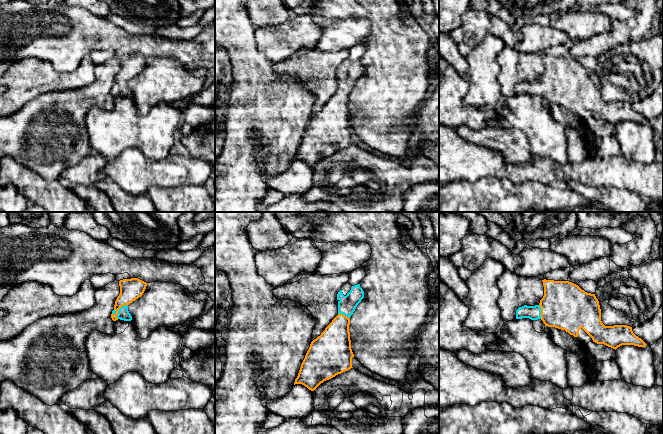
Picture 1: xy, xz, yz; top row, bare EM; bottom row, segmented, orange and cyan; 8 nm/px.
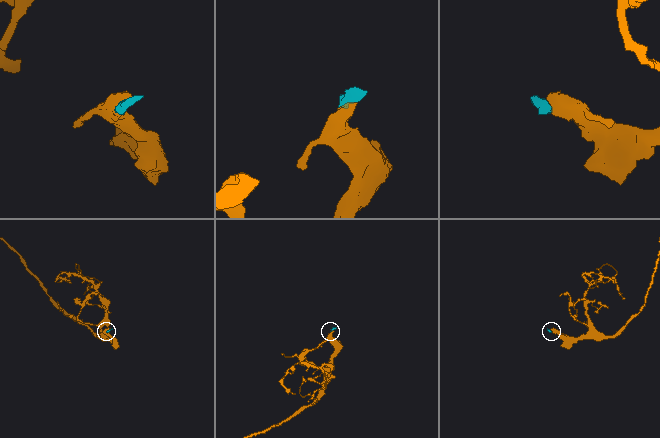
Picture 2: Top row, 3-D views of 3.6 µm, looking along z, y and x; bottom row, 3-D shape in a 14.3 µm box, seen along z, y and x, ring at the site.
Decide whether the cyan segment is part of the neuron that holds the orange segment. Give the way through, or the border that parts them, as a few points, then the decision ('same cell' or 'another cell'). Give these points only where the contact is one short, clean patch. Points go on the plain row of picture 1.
way xy (131, 65), (119, 84), (123, 90); same cell

